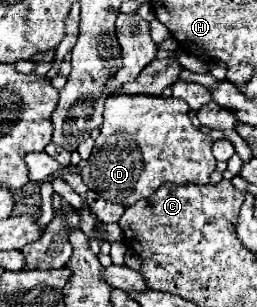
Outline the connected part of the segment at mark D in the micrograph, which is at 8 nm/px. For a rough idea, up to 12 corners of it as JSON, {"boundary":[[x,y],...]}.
{"boundary":[[110,94],[80,176],[132,206],[208,184],[212,136],[178,98]]}

